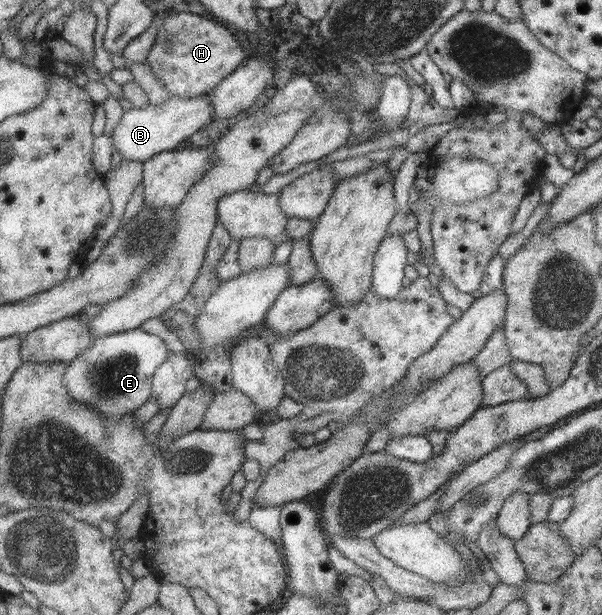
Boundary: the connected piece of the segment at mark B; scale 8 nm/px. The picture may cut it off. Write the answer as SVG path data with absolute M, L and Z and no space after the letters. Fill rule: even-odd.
M209 94L191 98L171 95L161 104L148 104L145 108L133 108L123 111L119 123L112 130L113 156L121 160L146 161L161 151L175 149L179 142L195 134L211 121L213 107Z

